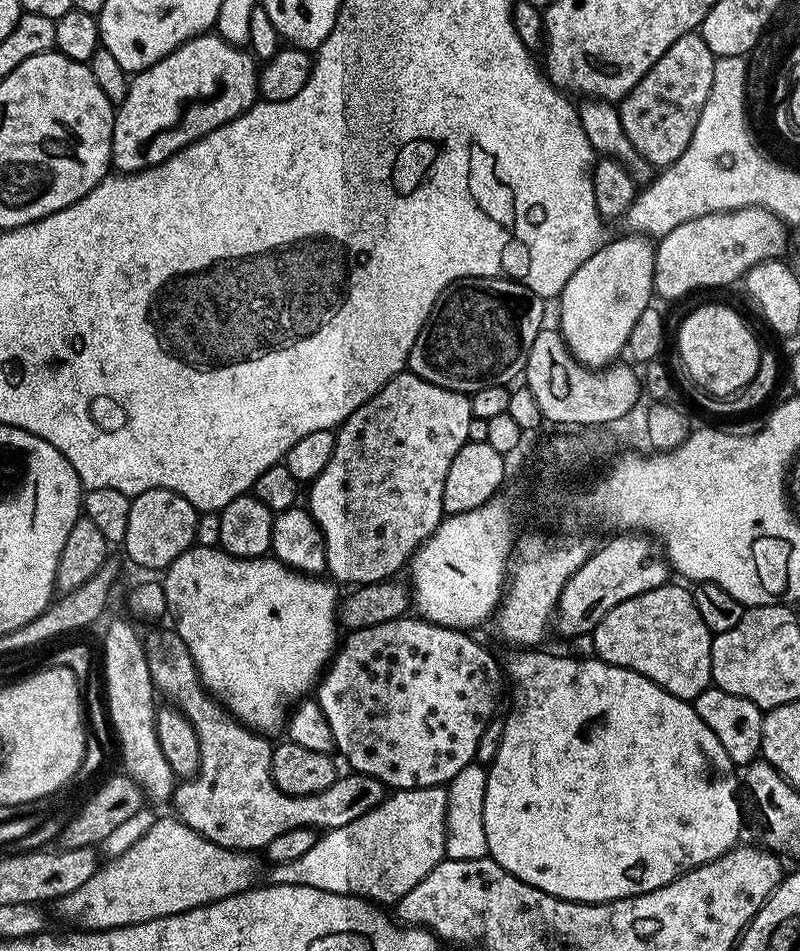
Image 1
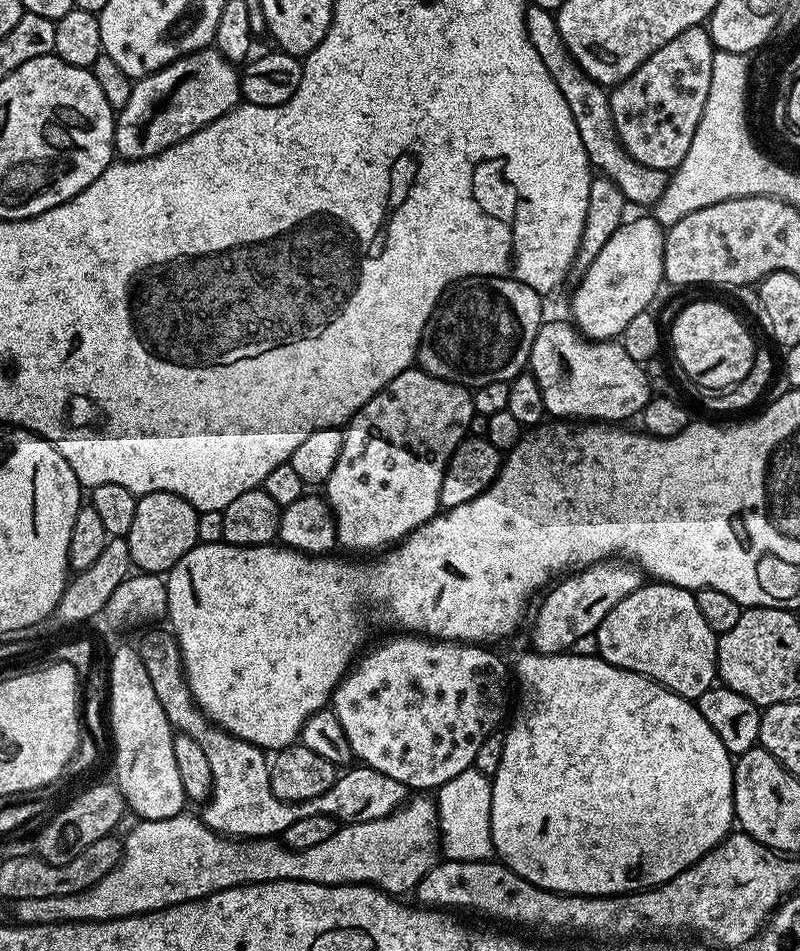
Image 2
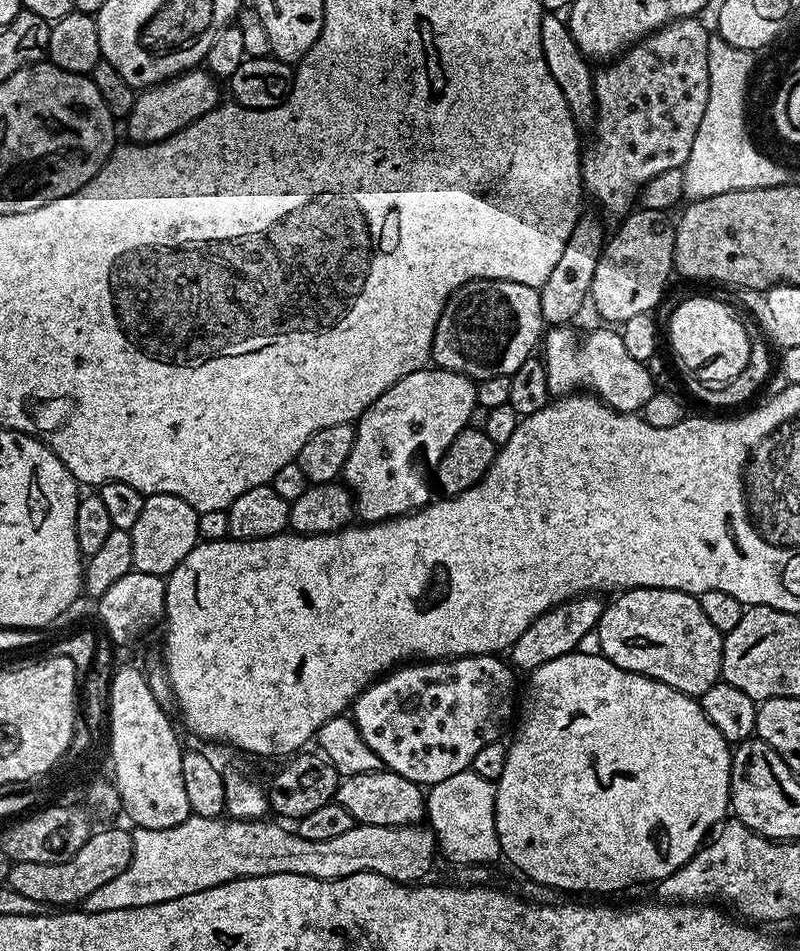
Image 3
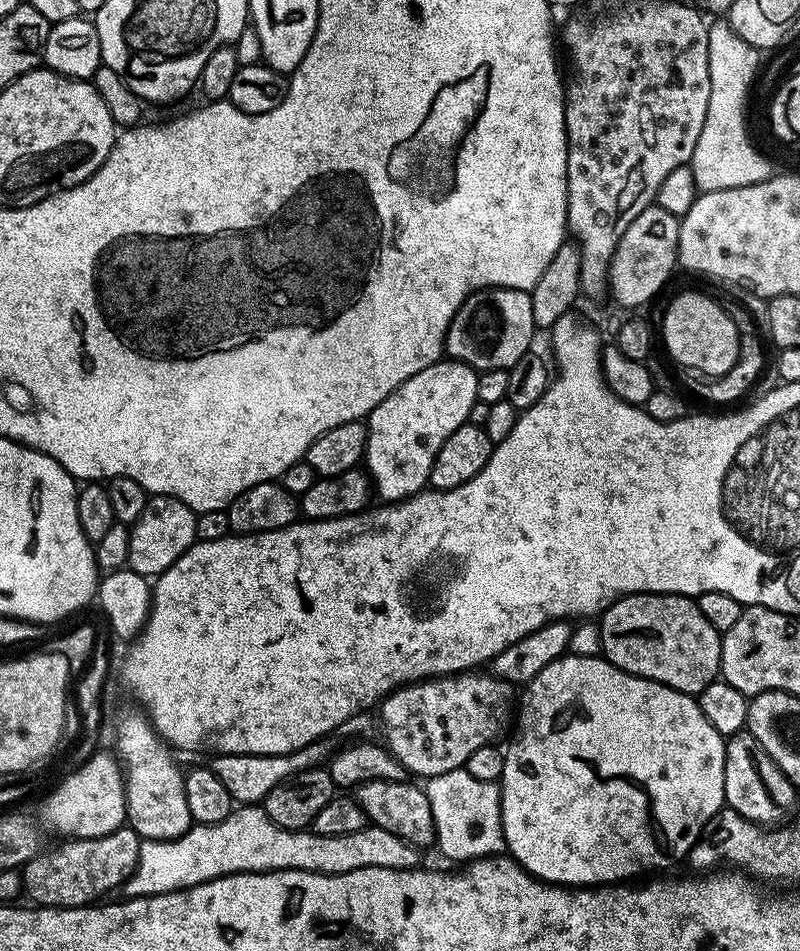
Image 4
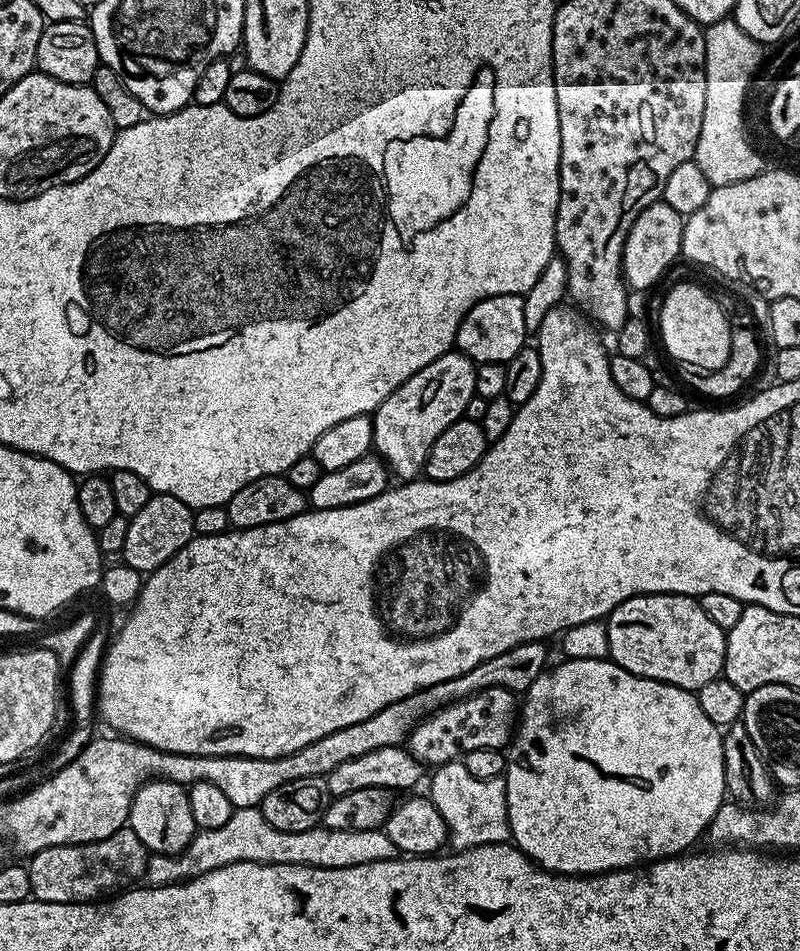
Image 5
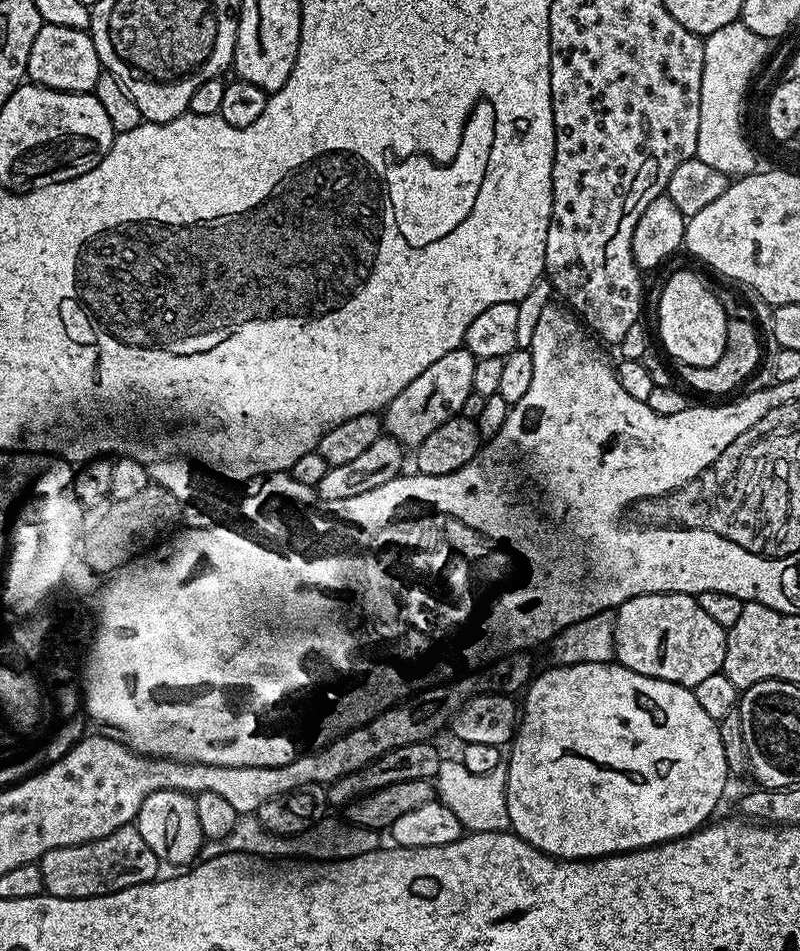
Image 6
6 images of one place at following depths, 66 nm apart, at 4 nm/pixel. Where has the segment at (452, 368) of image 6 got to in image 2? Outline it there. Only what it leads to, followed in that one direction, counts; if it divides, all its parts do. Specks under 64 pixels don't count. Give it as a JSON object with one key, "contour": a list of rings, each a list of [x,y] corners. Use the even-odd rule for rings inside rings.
{"contour":[[[413,366],[398,374],[398,378],[352,415],[344,428],[342,454],[338,456],[328,483],[322,488],[332,508],[332,517],[336,519],[337,545],[348,551],[345,553],[383,553],[441,511],[442,474],[446,474],[446,466],[456,447],[468,436],[470,418],[474,413],[472,392],[464,385],[434,378],[419,366]]]}

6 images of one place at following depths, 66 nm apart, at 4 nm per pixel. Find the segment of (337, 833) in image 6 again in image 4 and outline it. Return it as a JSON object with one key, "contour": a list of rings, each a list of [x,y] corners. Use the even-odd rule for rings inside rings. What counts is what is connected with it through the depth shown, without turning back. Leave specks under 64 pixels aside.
{"contour":[[[240,806],[220,824],[193,824],[186,834],[182,834],[173,840],[143,841],[134,874],[130,874],[130,878],[124,883],[122,892],[128,898],[170,894],[183,888],[193,888],[202,882],[210,882],[214,878],[229,876],[235,872],[281,872],[289,868],[303,872],[339,874],[366,866],[415,868],[421,863],[420,856],[421,853],[413,844],[408,844],[402,838],[375,826],[363,828],[354,834],[342,834],[338,838],[326,838],[314,834],[310,830],[291,832],[289,828],[278,826],[264,813],[263,807]]]}

